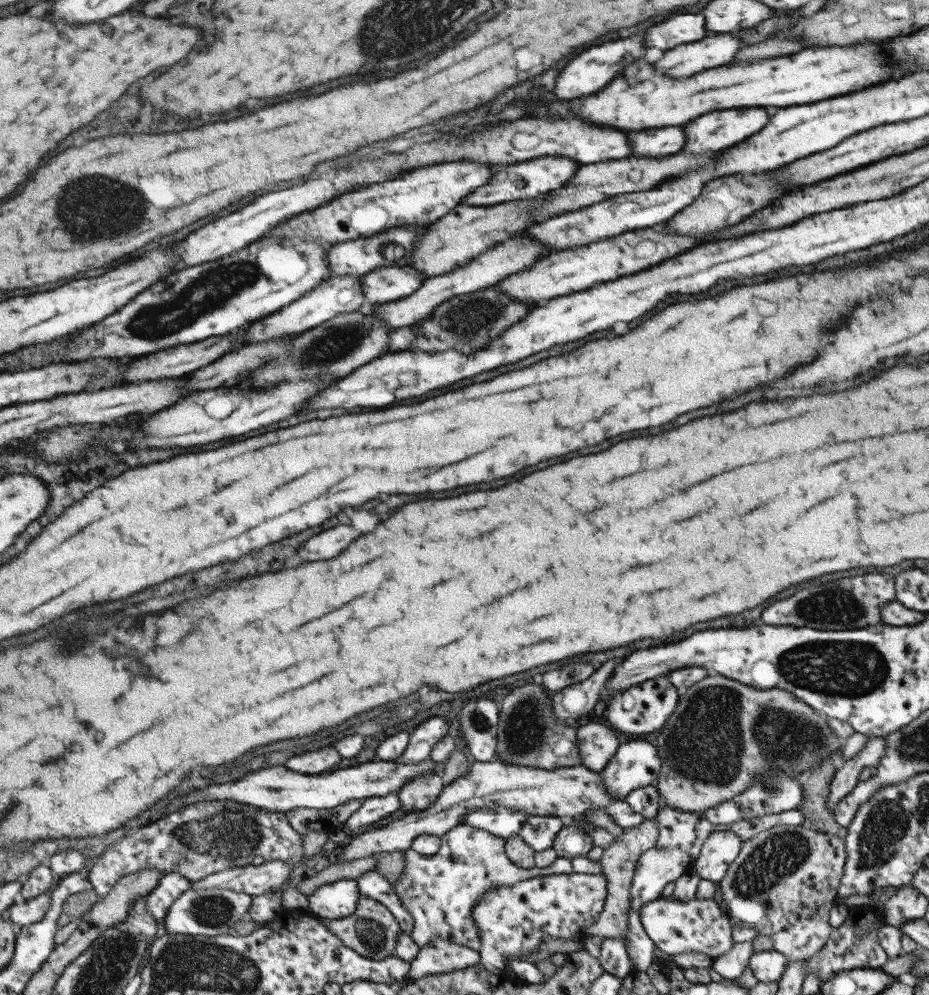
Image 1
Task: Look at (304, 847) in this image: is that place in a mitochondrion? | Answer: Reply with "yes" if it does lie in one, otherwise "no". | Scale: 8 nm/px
no

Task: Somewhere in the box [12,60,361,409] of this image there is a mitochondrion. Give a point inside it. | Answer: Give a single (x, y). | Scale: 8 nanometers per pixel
(153, 322)

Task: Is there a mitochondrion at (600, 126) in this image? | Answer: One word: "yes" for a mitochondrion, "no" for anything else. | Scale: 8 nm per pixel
no

